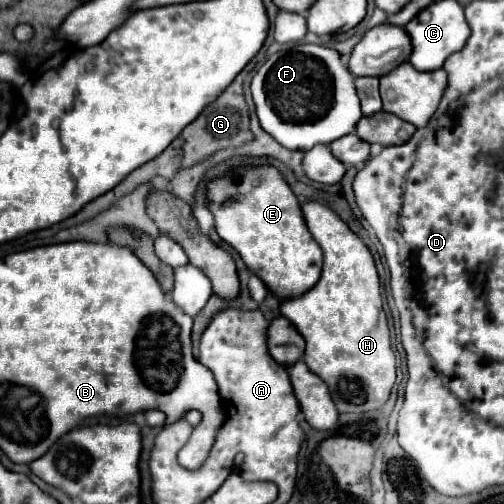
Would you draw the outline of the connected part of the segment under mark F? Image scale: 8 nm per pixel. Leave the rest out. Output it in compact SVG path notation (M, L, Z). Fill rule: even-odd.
M294 45L286 51L274 53L254 75L250 89L262 129L286 149L308 151L320 143L330 145L332 141L354 133L362 117L354 75L348 71L346 65L342 65L340 53L324 45Z

